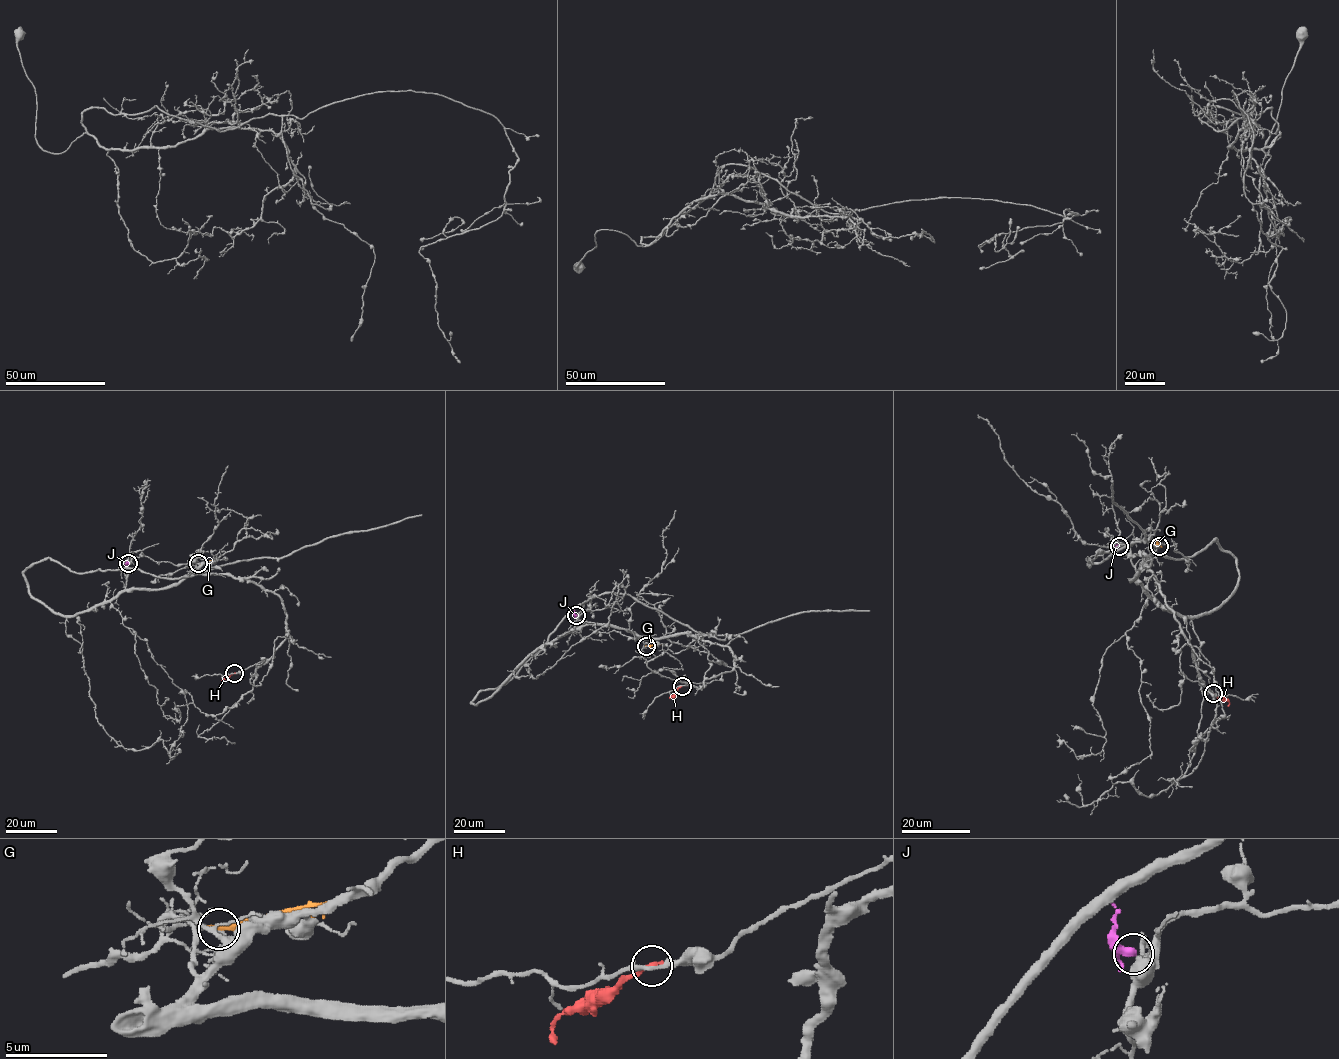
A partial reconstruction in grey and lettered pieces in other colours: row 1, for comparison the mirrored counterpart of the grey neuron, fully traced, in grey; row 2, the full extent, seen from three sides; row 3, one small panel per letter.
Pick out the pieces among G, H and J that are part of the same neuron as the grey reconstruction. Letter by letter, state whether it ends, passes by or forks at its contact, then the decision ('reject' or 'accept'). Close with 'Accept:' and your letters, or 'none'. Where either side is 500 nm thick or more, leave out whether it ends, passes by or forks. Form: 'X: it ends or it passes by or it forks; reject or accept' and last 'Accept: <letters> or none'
G: it ends; reject
H: it ends; reject
J: reject
Accept: none

